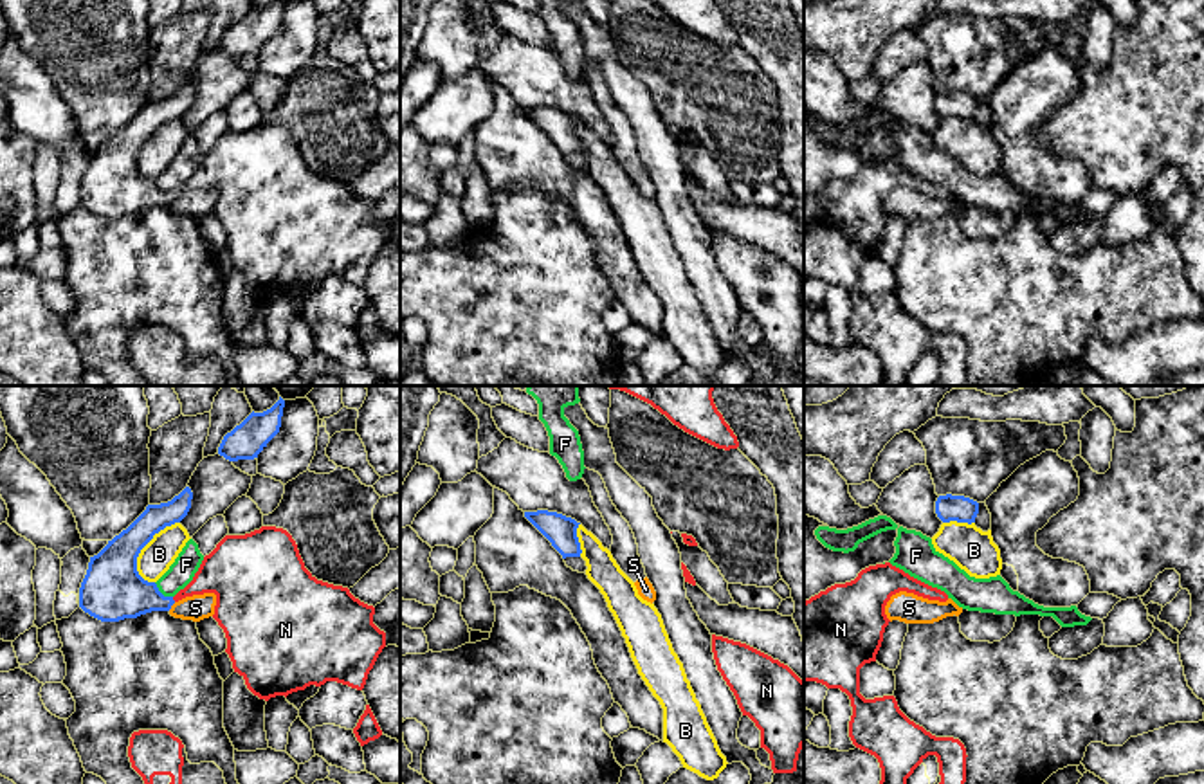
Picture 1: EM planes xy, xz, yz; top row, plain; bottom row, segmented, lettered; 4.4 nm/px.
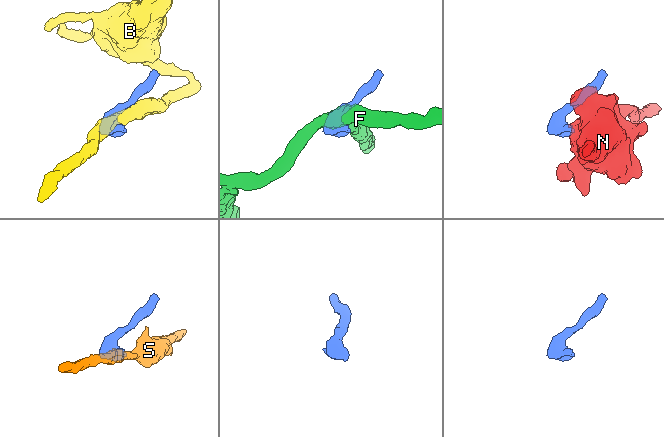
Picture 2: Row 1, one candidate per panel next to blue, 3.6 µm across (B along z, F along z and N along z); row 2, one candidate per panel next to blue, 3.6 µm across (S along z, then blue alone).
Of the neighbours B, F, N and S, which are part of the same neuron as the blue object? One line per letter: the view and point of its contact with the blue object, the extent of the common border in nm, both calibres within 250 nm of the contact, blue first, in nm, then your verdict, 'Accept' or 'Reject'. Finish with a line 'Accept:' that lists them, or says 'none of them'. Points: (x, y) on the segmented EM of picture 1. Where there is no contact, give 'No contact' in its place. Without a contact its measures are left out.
B: Touches blue at xy (145, 545). Shared border 320 nm. Thickness 280 nm (blue) against 150 nm. Reject
F: Touches blue at xy (161, 593). Shared border 110 nm. Thickness 280 nm (blue) against 110 nm. Reject
N: Touches blue at xy (172, 599). Shared border 30 nm. Thickness 240 nm (blue) against 190 nm. Accept
S: Touches blue at xy (172, 604). Shared border 50 nm. Thickness 240 nm (blue) against 120 nm. Reject
Accept: N

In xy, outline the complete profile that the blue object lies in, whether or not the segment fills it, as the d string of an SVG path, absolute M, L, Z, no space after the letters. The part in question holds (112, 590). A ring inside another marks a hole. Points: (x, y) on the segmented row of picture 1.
M186 487L168 503L146 510L94 557L79 588L79 607L101 622L137 618L151 611L169 611L186 597L214 593L213 618L223 629L234 672L260 699L288 696L310 685L337 681L362 690L369 670L386 647L386 633L373 624L375 607L355 598L348 588L317 580L299 555L292 535L276 526L261 526L245 535L225 535L204 557L193 580L175 597L164 597L155 582L137 571L137 557L155 533L180 523L191 508Z

